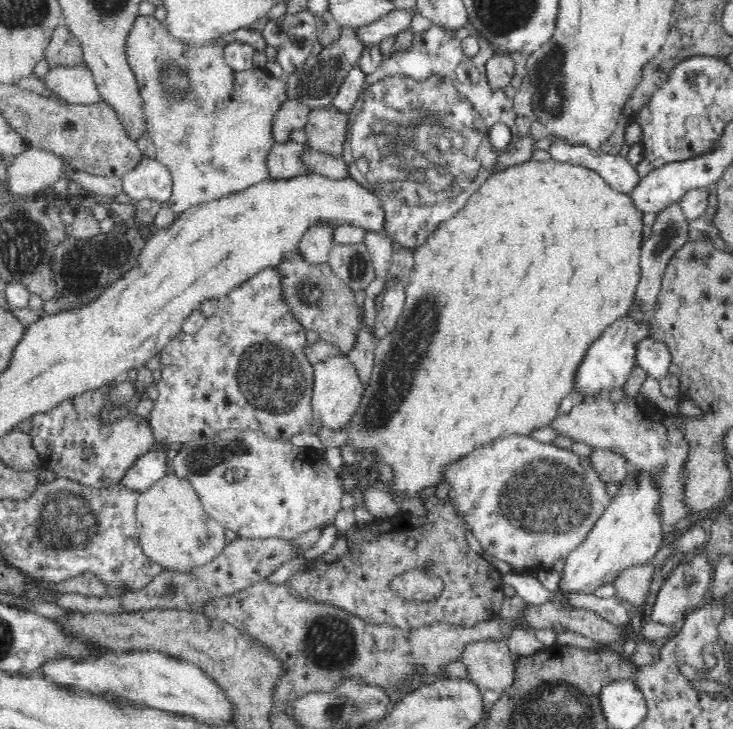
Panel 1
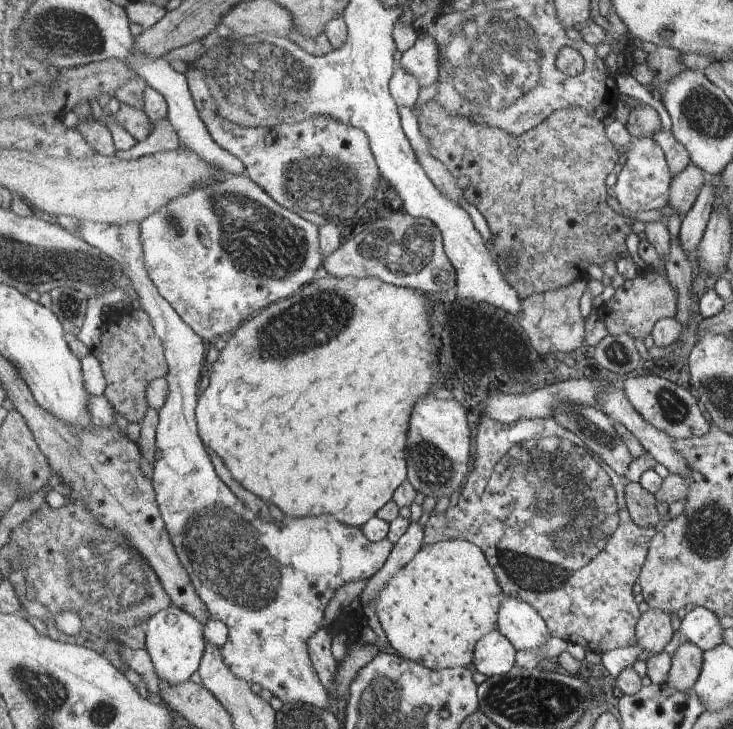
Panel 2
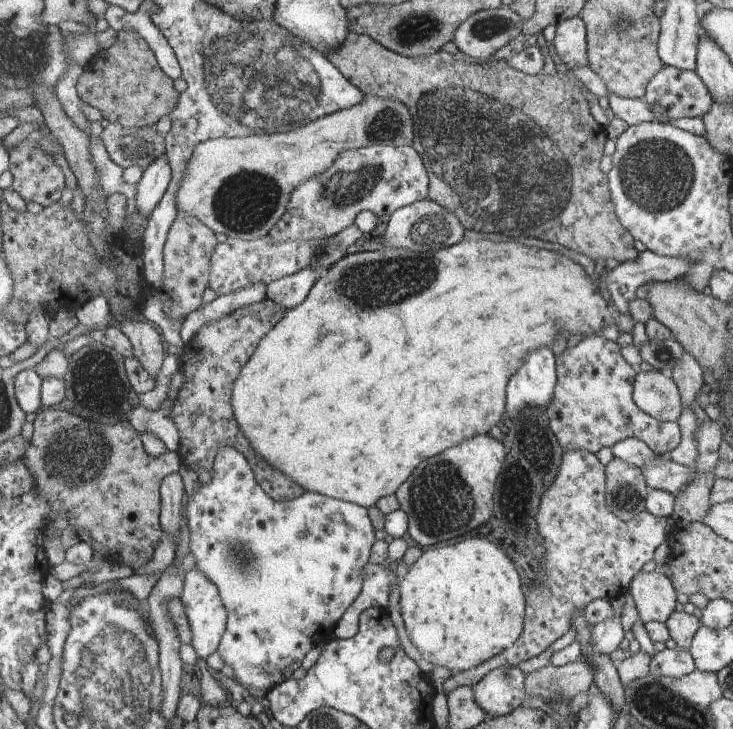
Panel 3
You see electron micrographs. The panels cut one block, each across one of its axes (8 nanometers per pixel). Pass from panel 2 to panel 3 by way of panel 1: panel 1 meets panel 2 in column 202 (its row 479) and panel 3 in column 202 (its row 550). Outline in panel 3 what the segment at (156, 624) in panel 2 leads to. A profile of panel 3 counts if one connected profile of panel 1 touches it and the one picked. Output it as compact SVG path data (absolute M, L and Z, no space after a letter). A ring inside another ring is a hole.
M191 569L186 574L183 596L180 598L186 605L186 613L192 628L192 646L200 658L209 658L217 652L228 625L228 612L223 602L218 584L212 581L203 571Z

